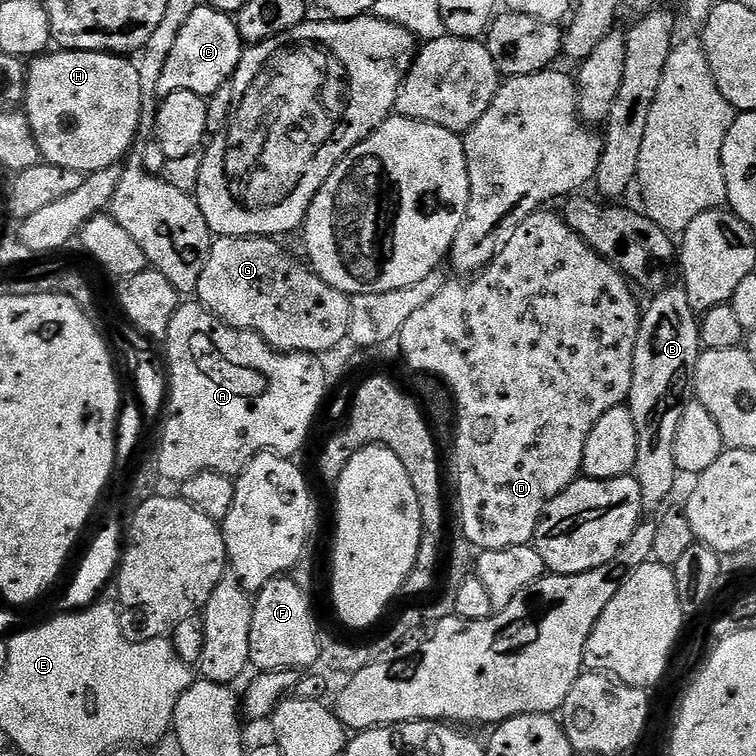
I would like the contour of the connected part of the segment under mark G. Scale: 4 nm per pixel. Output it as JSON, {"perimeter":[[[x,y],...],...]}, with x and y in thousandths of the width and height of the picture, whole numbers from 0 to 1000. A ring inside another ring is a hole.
{"perimeter":[[[286,312],[280,319],[280,329],[272,341],[272,352],[267,352],[267,368],[262,368],[262,378],[257,388],[258,396],[270,403],[278,415],[283,415],[296,429],[302,429],[306,434],[315,437],[325,437],[327,439],[339,439],[348,447],[356,458],[366,460],[369,466],[410,466],[414,468],[425,468],[437,463],[439,458],[446,456],[451,450],[462,446],[463,437],[463,415],[466,414],[466,398],[456,386],[442,384],[442,378],[437,378],[431,373],[426,373],[426,368],[415,358],[401,343],[390,344],[378,329],[374,321],[366,320],[364,316],[353,312]]]}

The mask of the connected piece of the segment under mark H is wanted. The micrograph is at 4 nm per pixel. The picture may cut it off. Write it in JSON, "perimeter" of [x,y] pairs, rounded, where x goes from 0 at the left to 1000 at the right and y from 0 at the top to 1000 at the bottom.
{"perimeter":[[[73,67],[46,75],[36,86],[32,108],[29,147],[37,155],[57,216],[112,230],[155,221],[173,200],[183,172],[188,119],[181,86],[163,73],[146,69]]]}

